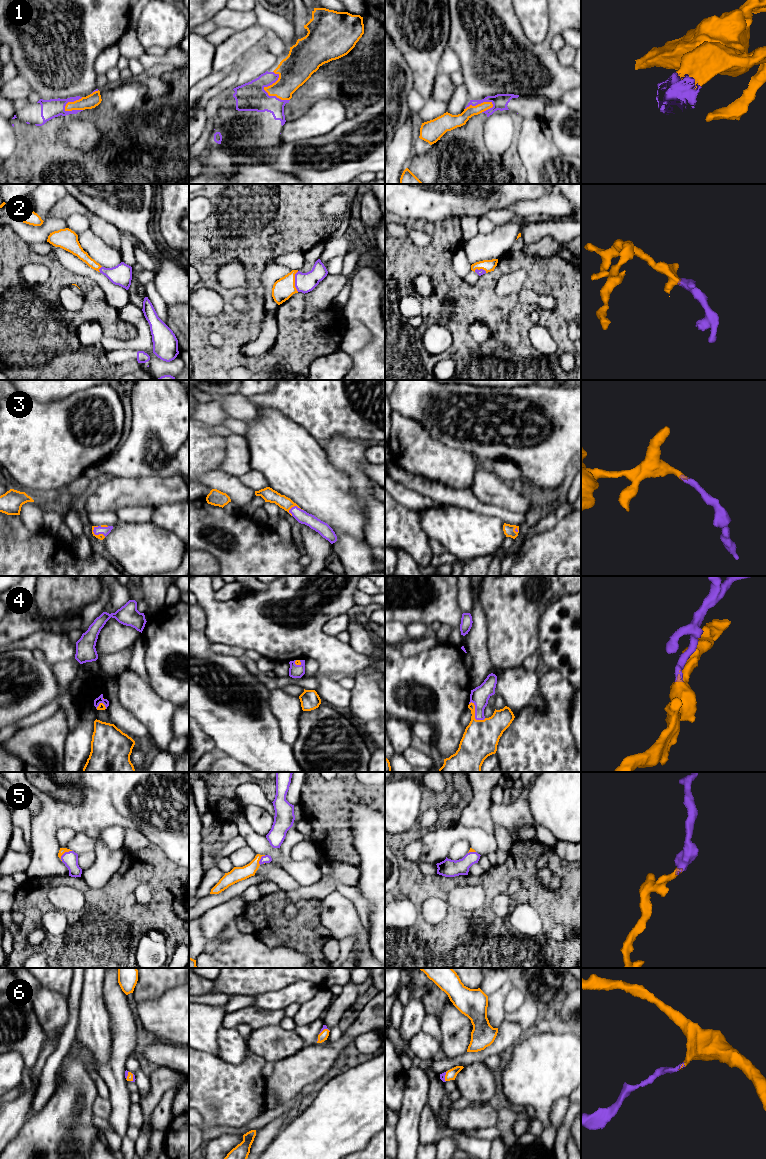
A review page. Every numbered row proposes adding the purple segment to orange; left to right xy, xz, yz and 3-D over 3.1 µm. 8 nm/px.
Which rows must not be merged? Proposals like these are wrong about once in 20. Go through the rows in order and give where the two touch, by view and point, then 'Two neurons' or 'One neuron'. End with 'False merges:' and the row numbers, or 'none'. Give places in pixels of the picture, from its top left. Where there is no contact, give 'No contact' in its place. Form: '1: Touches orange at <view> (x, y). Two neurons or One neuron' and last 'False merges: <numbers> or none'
1: Touches orange at xz (265, 90). One neuron
2: Touches orange at xz (294, 281). One neuron
3: Touches orange at xy (97, 535). One neuron
4: Touches orange at yz (474, 714). One neuron
5: Touches orange at xy (64, 852). One neuron
6: Touches orange at xz (324, 1029). One neuron
False merges: none

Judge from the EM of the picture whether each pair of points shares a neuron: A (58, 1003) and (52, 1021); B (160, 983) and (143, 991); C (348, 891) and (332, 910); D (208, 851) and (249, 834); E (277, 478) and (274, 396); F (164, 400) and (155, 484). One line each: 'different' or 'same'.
A: same
B: same
C: different
D: different
E: different
F: different

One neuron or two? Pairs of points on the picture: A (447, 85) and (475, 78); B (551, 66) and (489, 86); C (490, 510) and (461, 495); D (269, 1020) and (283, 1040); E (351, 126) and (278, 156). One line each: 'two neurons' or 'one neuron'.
A: two neurons
B: one neuron
C: one neuron
D: two neurons
E: one neuron

